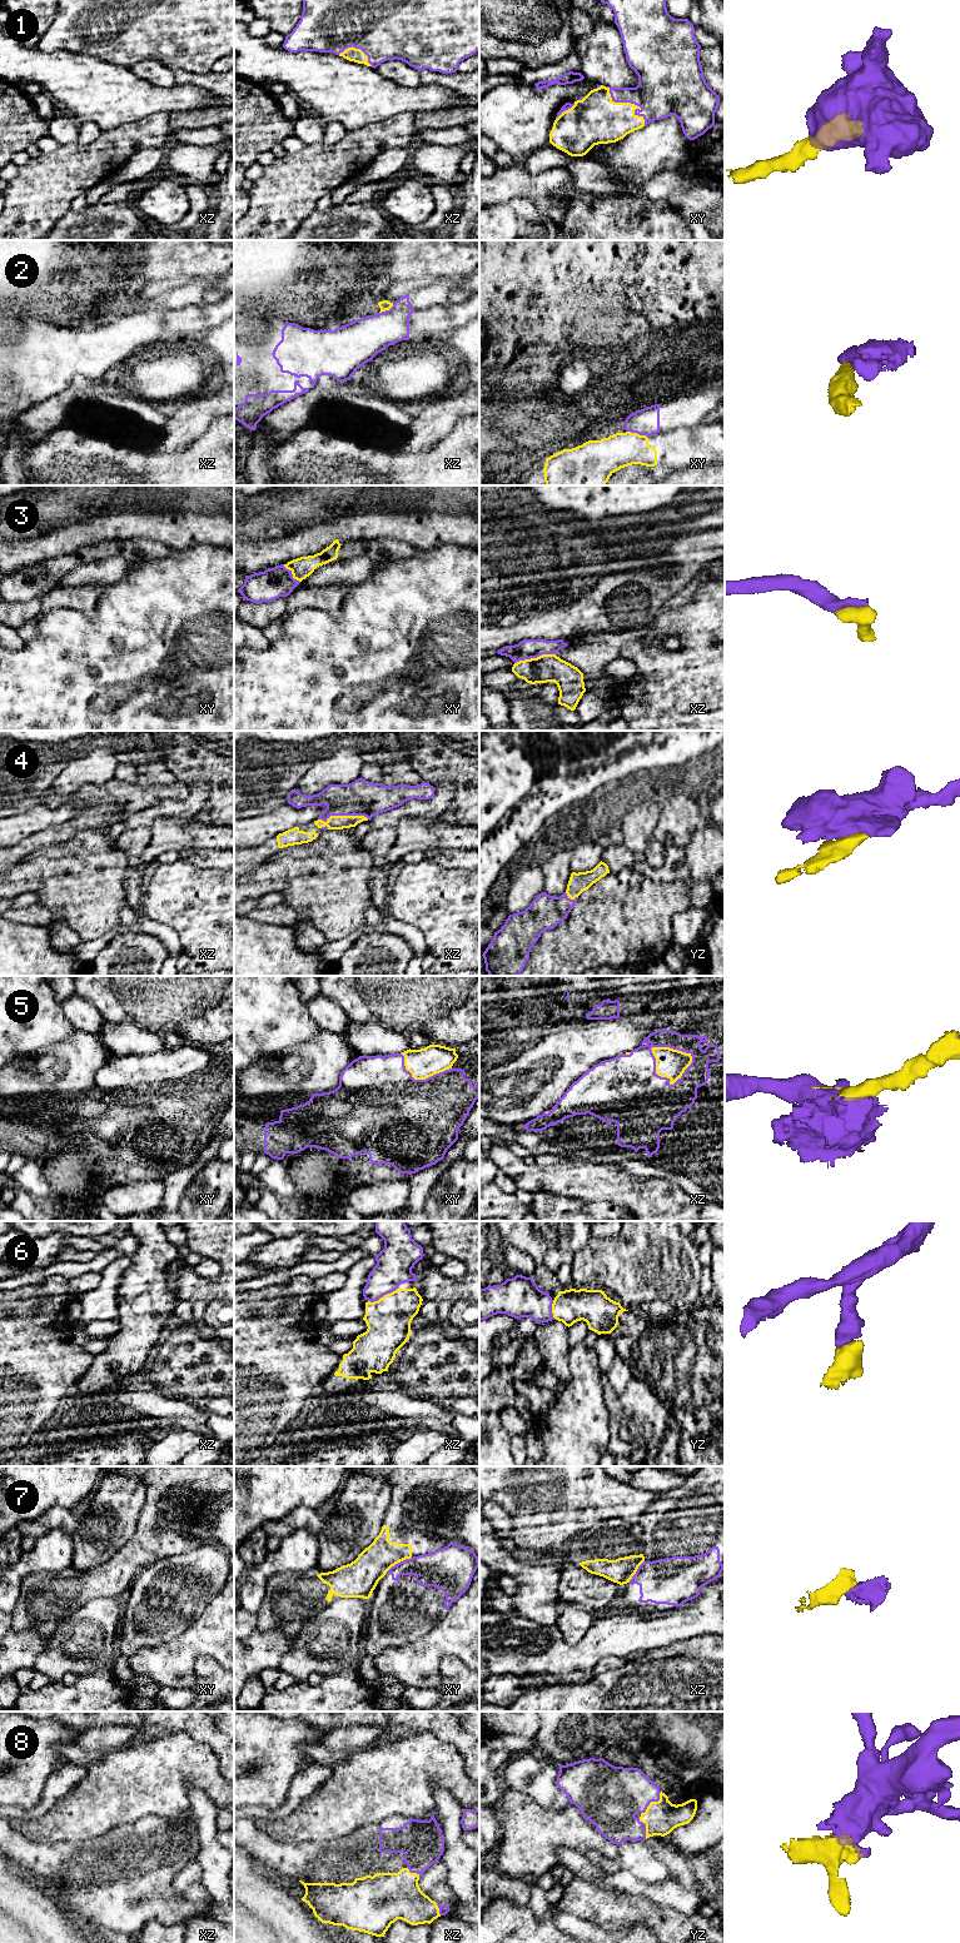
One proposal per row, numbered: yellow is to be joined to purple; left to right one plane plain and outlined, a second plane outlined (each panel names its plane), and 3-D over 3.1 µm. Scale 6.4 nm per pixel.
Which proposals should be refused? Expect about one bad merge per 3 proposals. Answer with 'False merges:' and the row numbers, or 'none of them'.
False merges: 2, 7

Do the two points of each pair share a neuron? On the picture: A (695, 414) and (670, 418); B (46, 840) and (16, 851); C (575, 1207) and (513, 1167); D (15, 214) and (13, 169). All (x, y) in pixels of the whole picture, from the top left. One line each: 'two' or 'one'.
A: one
B: one
C: two
D: two

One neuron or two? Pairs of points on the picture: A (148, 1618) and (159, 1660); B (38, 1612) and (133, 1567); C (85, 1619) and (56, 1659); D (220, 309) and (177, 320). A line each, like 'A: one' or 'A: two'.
A: two
B: one
C: one
D: one

